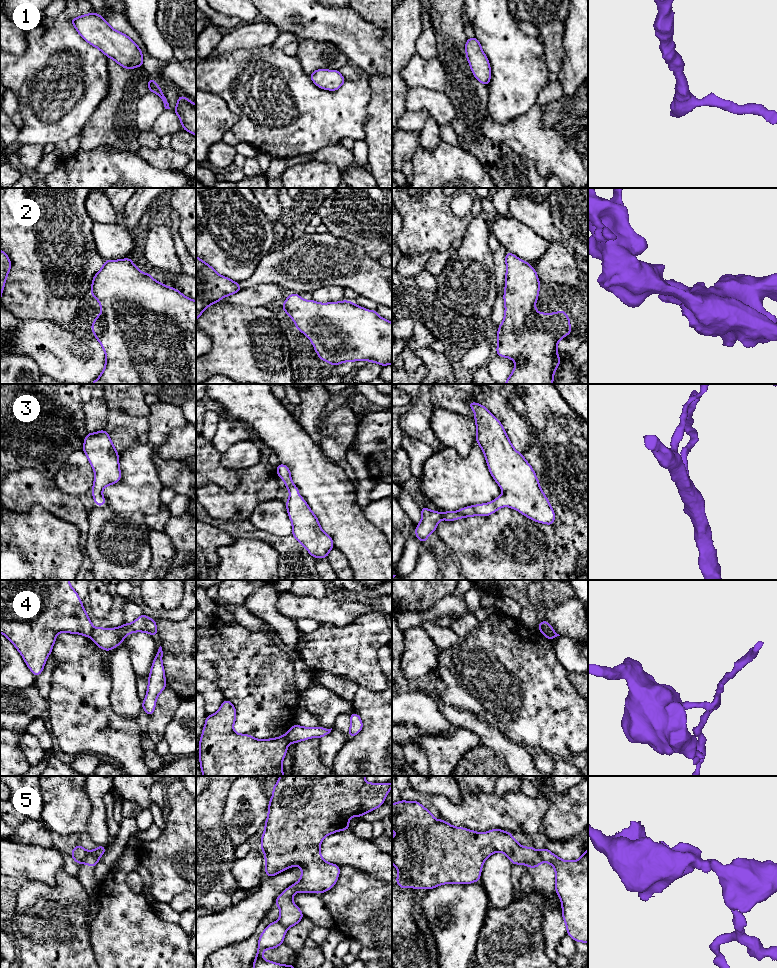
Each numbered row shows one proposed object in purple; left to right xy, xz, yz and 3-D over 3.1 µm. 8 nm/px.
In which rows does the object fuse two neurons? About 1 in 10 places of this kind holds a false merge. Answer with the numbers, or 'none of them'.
4, 5

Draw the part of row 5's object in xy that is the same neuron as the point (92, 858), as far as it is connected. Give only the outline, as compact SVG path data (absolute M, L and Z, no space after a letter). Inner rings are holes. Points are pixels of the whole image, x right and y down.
M97 846L96 849L88 851L88 854L84 860L84 864L87 864L91 867L96 867L100 857L105 853L105 846Z

